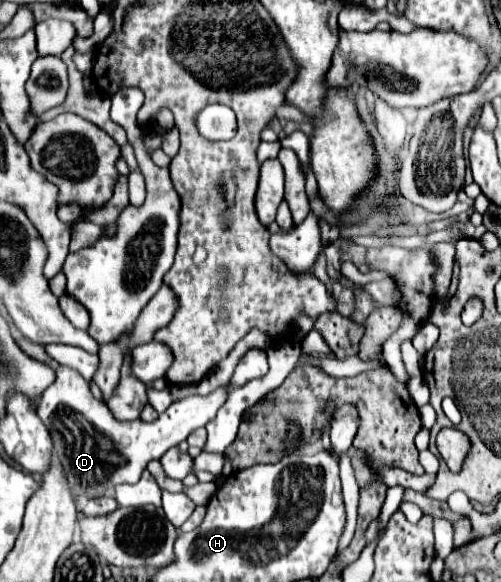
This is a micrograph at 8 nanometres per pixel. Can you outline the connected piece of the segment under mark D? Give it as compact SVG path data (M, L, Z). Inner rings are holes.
M249 349L239 359L227 385L217 387L205 397L193 395L175 401L153 423L145 423L141 419L115 419L109 407L91 395L89 383L77 371L61 365L55 383L47 387L37 405L37 415L53 439L53 451L67 475L71 491L77 497L85 495L87 499L95 499L121 483L137 483L151 459L159 459L169 447L183 443L191 431L205 427L215 417L227 399L229 387L243 387L245 383L263 377L267 371L267 353L263 349Z

